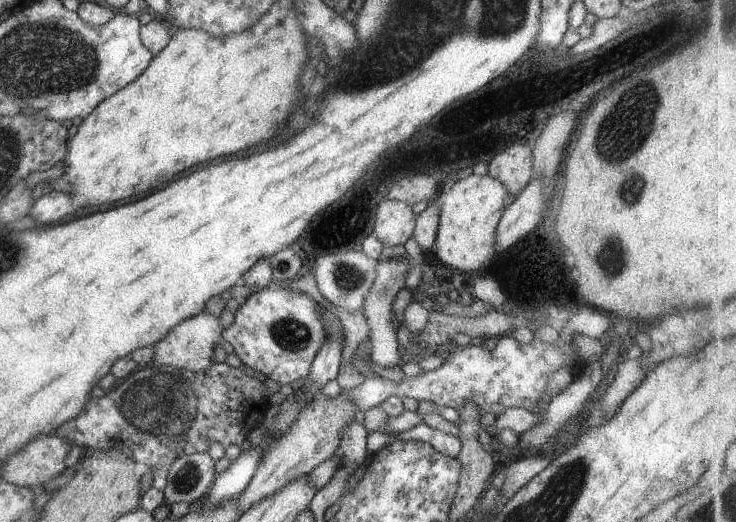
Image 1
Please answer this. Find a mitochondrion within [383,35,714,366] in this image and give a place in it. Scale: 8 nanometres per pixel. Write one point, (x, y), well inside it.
(624, 130)

